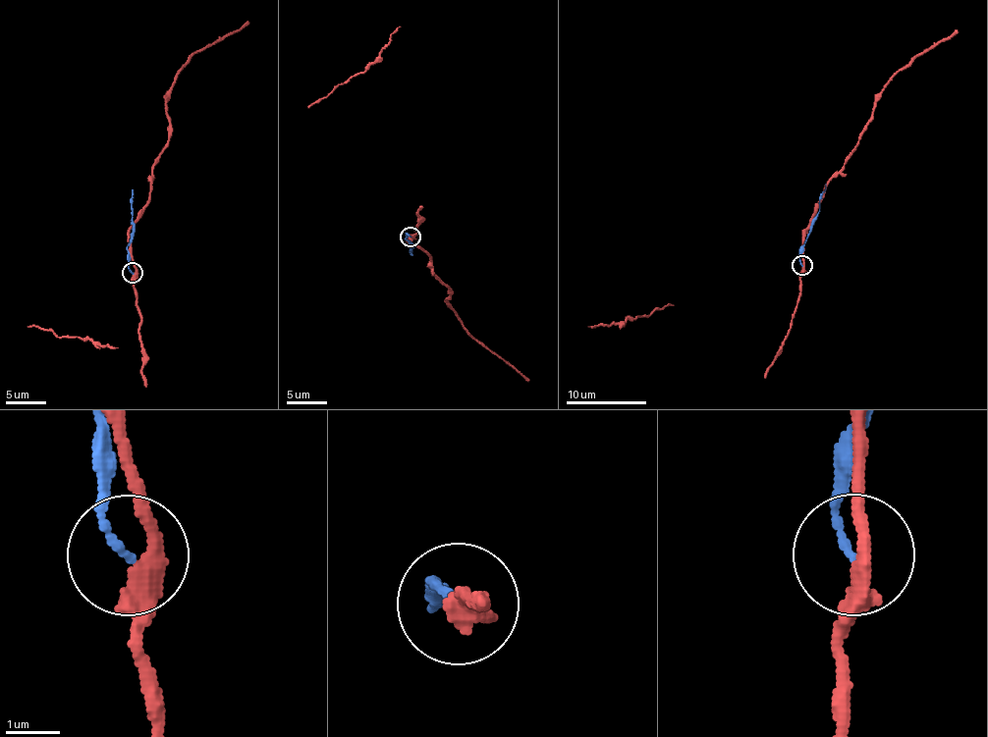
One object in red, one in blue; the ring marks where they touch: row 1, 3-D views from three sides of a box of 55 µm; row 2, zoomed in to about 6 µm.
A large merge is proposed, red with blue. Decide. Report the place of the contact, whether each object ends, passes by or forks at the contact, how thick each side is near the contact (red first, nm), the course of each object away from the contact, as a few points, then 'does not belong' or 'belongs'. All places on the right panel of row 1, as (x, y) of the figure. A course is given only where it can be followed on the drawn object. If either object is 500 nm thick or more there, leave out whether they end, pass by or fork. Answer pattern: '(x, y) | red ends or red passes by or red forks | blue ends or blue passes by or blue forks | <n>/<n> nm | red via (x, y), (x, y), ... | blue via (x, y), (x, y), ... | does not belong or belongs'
(802, 265) | red passes by | blue ends | 360/130 nm | red via (802, 266), (802, 234), (826, 183), (843, 166), (872, 115), (878, 93), (917, 55), (957, 31) | blue via (802, 266), (800, 247), (819, 211), (825, 184) | does not belong

